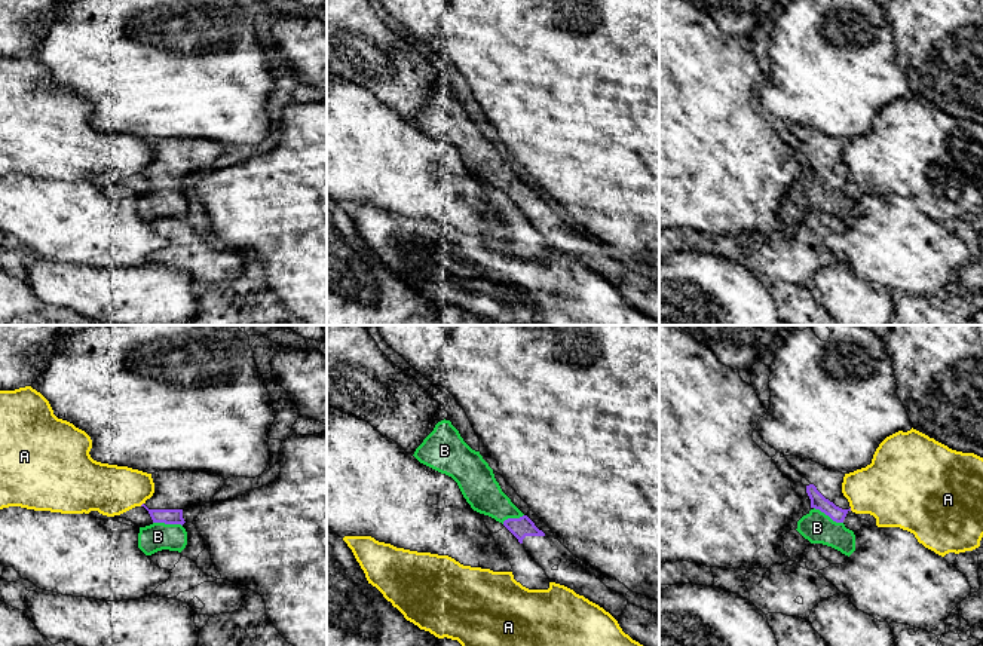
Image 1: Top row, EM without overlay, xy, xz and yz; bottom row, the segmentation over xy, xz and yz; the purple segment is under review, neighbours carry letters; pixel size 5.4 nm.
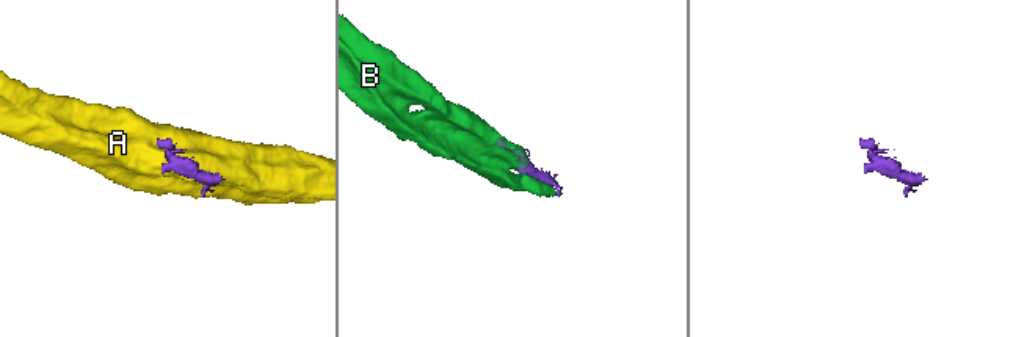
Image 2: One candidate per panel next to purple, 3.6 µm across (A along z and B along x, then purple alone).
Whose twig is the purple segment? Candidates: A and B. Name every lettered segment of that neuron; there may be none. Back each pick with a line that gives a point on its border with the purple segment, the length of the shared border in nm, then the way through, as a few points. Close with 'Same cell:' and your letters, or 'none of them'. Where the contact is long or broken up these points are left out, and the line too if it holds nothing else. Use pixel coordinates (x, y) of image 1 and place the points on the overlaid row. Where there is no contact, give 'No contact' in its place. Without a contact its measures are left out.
B: Touches purple at xy (168, 523). Shared border 160 nm
Same cell: B

